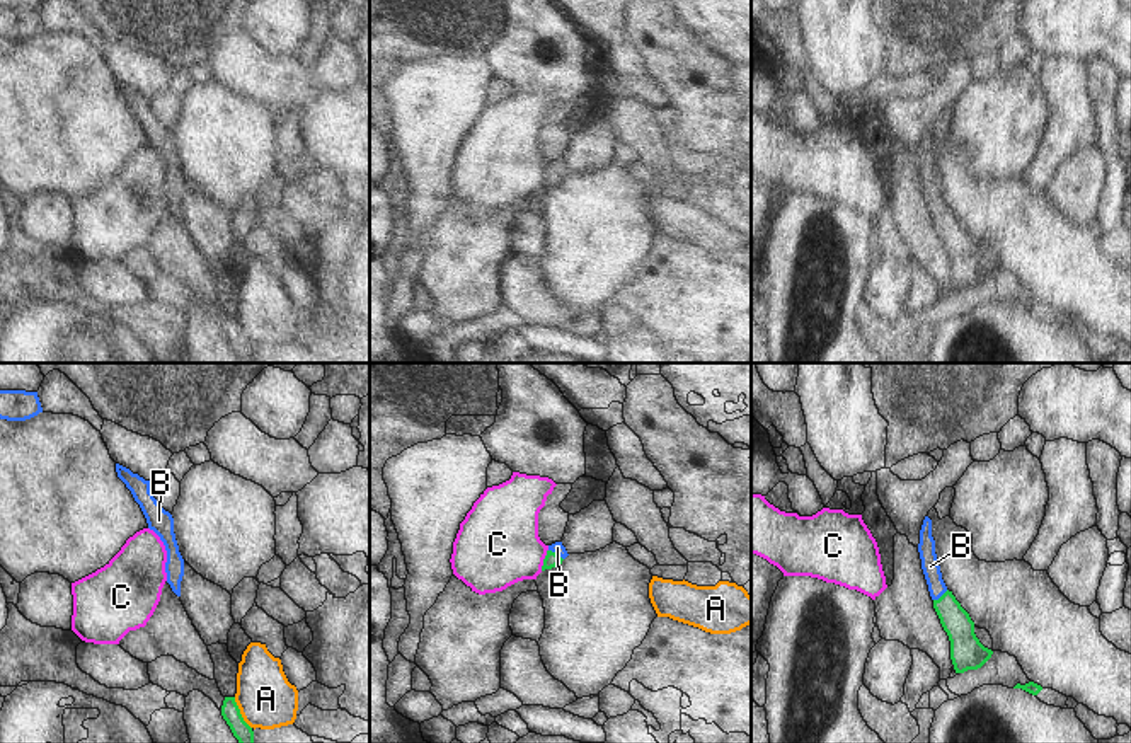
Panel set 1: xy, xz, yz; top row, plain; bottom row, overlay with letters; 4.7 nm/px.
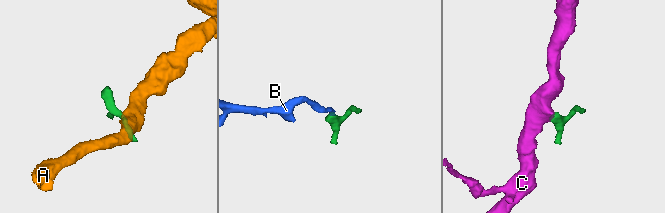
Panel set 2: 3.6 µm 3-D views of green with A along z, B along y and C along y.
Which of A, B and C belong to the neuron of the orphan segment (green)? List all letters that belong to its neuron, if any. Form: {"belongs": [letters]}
{"belongs": ["B"]}

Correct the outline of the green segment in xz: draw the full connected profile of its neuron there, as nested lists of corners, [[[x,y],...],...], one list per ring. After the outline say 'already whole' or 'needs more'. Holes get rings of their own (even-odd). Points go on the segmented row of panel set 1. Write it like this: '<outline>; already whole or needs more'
[[[555,542],[555,544],[548,545],[547,556],[543,559],[542,571],[552,569],[552,567],[562,564],[562,561],[567,556],[569,554],[567,554],[566,547],[562,545],[562,542]]]; needs more

